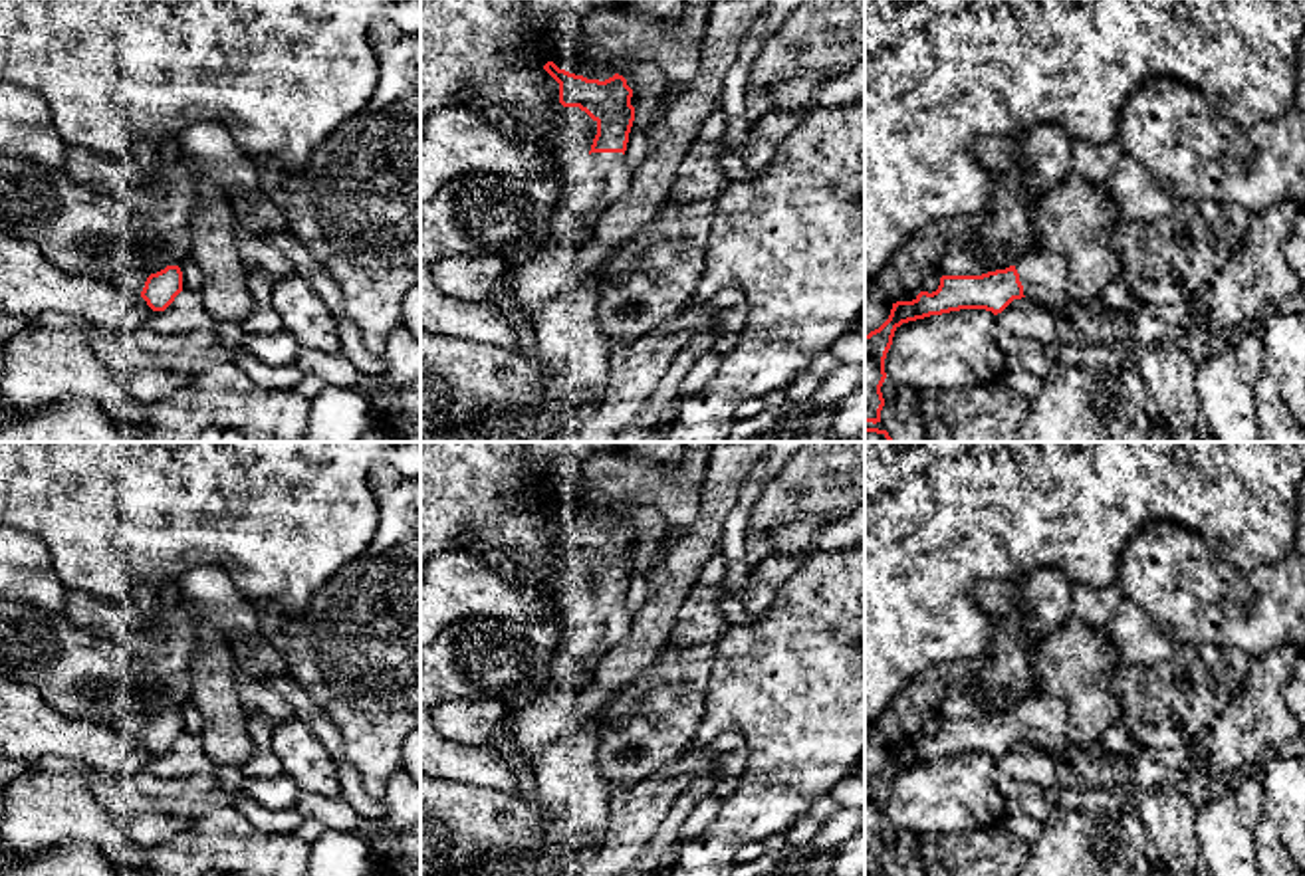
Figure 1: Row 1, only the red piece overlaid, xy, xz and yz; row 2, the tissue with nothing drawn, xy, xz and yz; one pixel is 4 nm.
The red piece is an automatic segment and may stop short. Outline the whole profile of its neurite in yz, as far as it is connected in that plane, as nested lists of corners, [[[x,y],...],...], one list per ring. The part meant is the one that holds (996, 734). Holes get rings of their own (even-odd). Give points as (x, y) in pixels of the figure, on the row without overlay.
[[[1035,694],[1006,713],[982,719],[942,719],[936,735],[920,735],[912,745],[892,747],[889,763],[865,779],[865,868],[881,866],[885,803],[902,767],[960,753],[986,753],[998,759],[1021,741],[1047,753],[1055,763],[1067,763],[1077,749],[1067,727],[1065,702]]]

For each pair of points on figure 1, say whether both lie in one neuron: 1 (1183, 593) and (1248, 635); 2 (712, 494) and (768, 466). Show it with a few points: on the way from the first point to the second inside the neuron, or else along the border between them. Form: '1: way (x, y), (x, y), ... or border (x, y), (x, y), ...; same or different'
1: way (1198, 599), (1232, 619); same
2: border (758, 462), (726, 518); different

